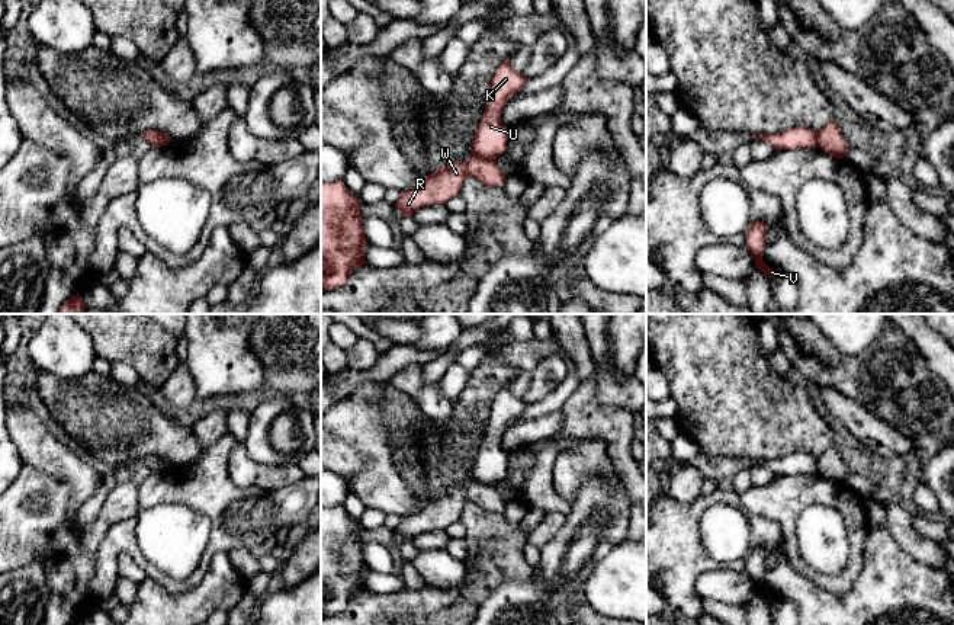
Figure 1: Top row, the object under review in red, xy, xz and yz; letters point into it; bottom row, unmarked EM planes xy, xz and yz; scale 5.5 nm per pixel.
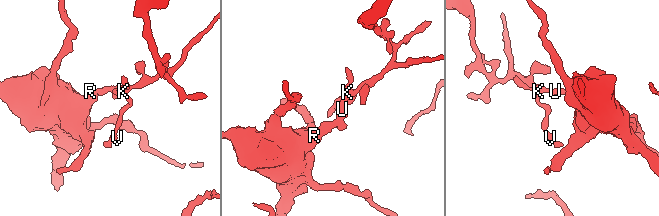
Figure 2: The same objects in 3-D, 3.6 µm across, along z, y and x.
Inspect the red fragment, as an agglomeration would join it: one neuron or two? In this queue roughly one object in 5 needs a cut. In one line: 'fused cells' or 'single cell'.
fused cells

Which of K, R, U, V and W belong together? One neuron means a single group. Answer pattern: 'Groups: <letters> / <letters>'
Groups: K U V / R W

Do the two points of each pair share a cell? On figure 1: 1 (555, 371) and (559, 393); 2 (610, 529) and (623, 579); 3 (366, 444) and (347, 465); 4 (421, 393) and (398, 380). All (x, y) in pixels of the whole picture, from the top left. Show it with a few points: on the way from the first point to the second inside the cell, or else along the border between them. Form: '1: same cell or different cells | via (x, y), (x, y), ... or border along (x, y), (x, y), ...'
1: different cells | border along (568, 369), (568, 374), (552, 390), (529, 404)
2: different cells | border along (628, 538), (601, 555), (591, 570)
3: different cells | border along (336, 435), (365, 458), (365, 465), (349, 480)
4: same cell | via (416, 387), (408, 380), (404, 380)

